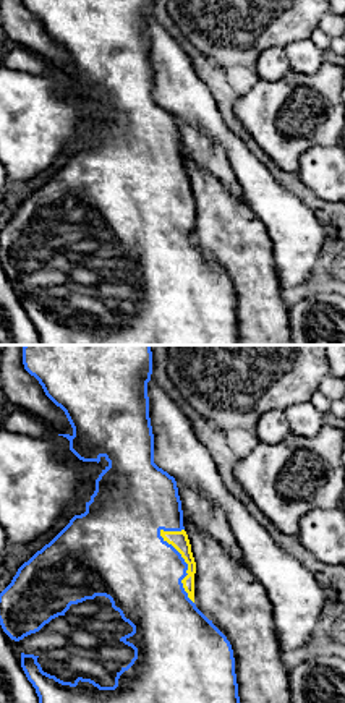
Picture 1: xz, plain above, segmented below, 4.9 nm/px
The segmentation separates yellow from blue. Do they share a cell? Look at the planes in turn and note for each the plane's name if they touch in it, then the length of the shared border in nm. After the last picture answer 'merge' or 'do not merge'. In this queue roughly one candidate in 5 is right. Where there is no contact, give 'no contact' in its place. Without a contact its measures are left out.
xz | 400 nm

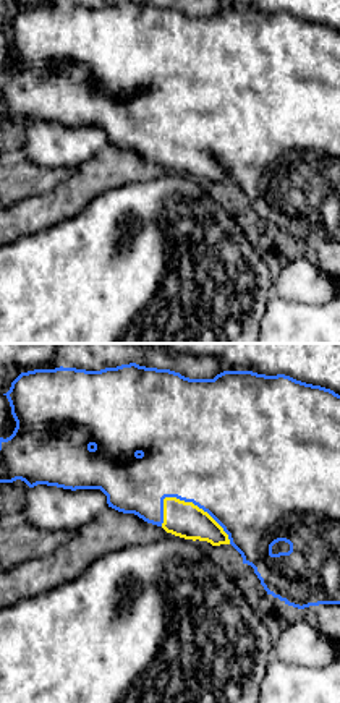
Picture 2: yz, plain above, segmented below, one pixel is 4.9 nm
yz | 400 nm

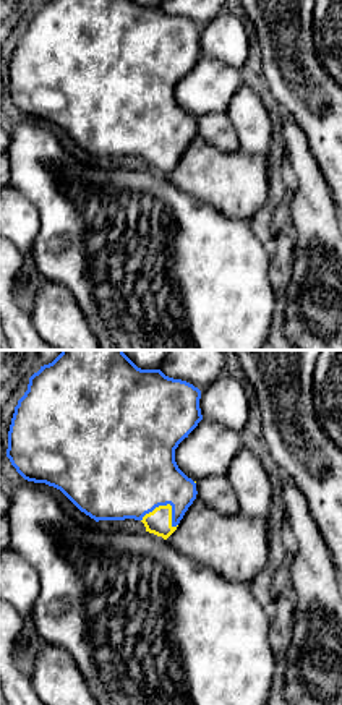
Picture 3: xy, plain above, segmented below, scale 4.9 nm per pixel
xy | 190 nm

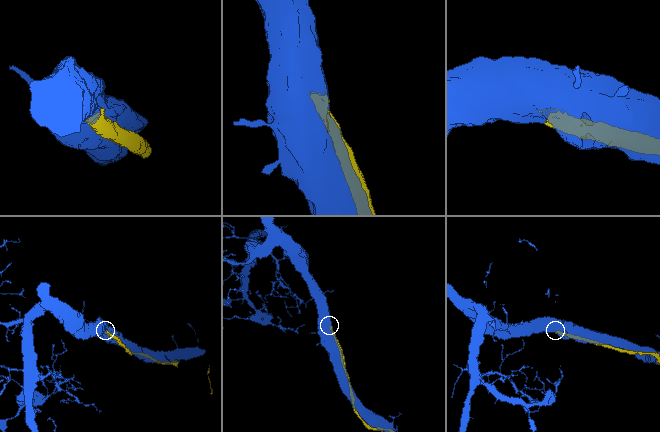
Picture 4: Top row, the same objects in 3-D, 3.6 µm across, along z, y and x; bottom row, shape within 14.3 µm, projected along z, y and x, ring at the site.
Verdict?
merge

